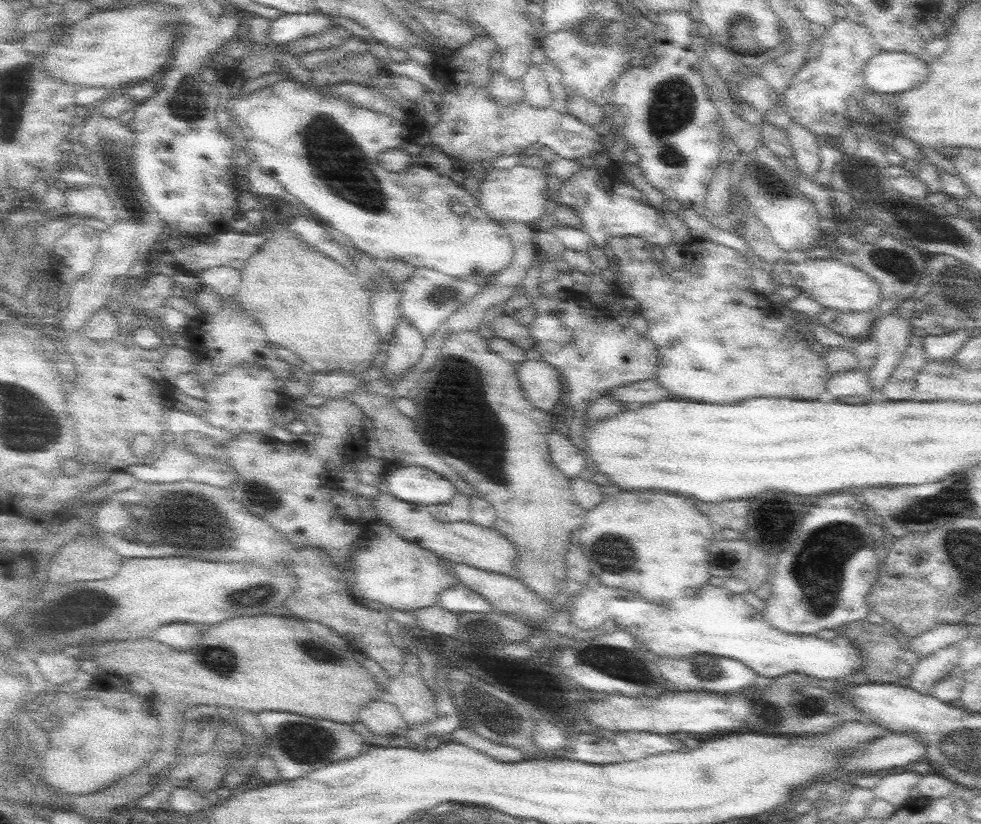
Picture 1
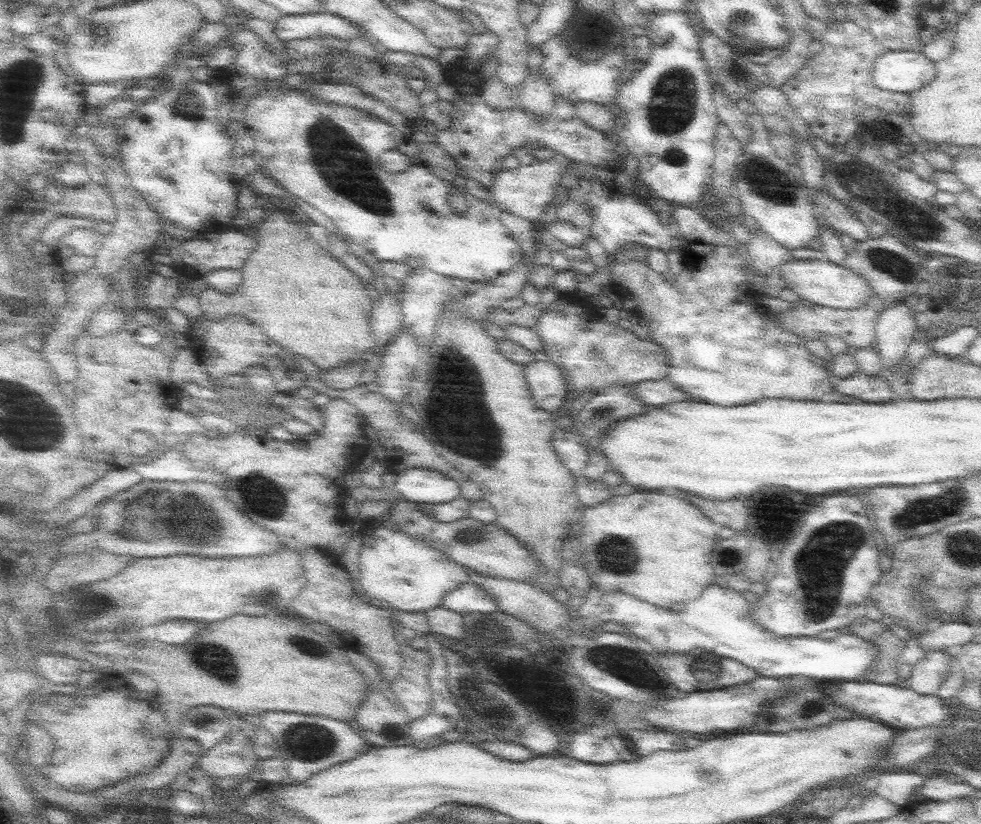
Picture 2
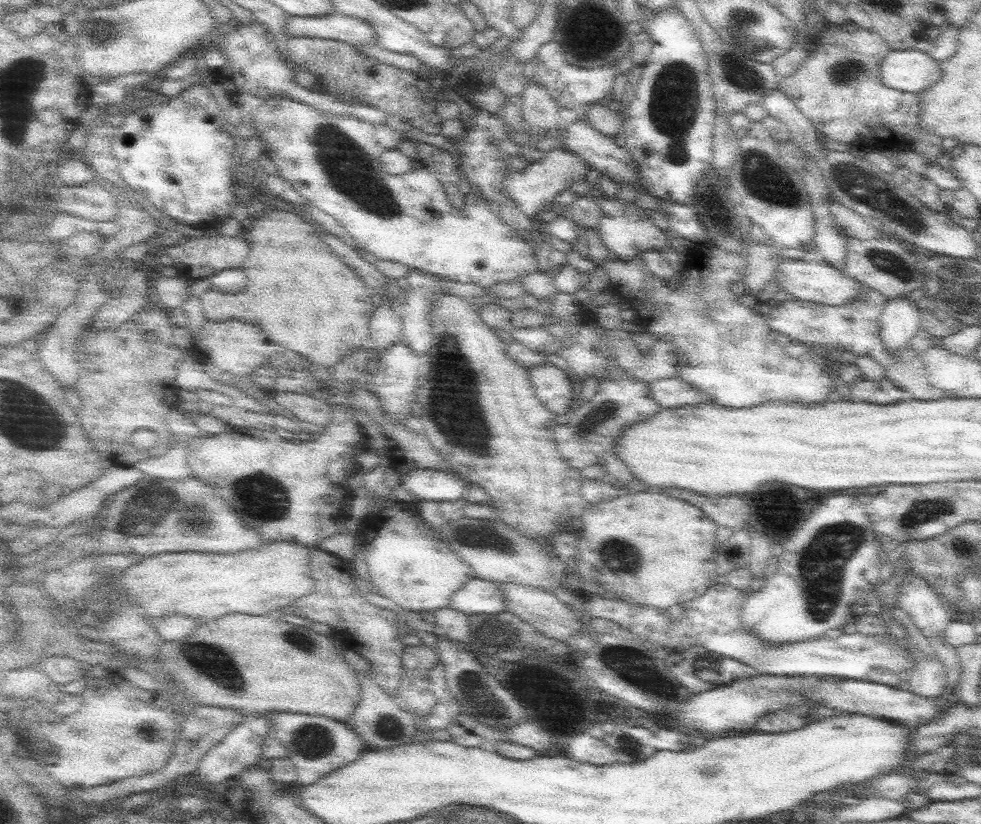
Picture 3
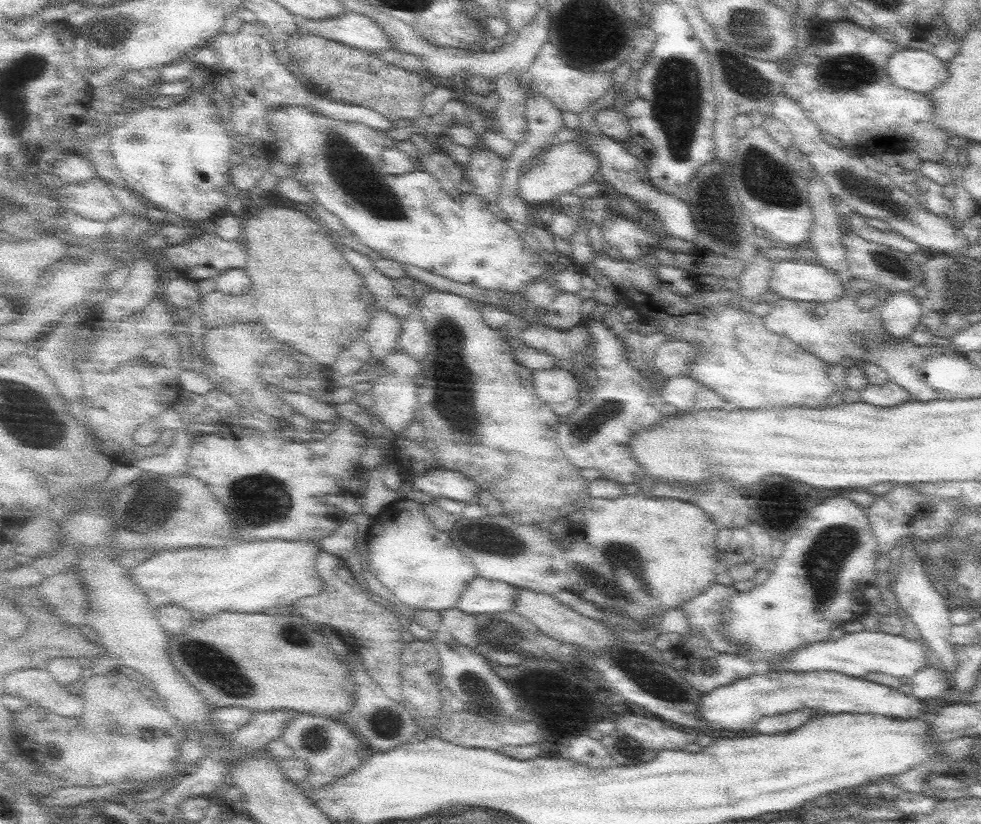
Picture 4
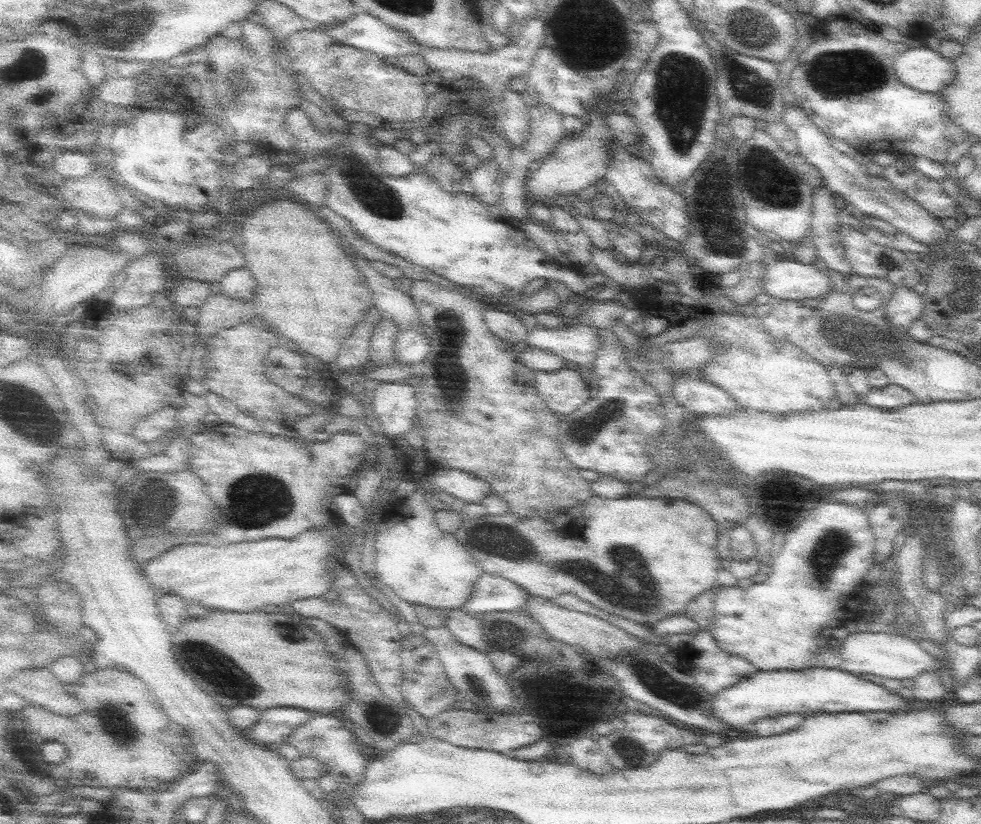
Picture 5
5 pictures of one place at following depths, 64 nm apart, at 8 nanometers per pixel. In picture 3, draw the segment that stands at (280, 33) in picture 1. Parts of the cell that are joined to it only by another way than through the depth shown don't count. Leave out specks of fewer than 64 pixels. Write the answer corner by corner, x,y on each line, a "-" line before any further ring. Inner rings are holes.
332,12
324,16
290,16
286,23
288,37
318,37
346,42
351,46
374,46
377,37
373,28
356,16

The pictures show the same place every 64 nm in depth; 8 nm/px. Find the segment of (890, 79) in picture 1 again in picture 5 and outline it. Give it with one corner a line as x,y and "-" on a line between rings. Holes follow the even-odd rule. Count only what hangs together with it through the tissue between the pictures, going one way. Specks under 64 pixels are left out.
923,44
919,48
903,47
900,54
894,58
894,71
899,82
902,85
910,86
910,88
918,90
920,92
930,92
938,94
940,90
943,90
946,86
950,85
950,82
954,81
954,62
948,58
944,58
943,55
931,50

